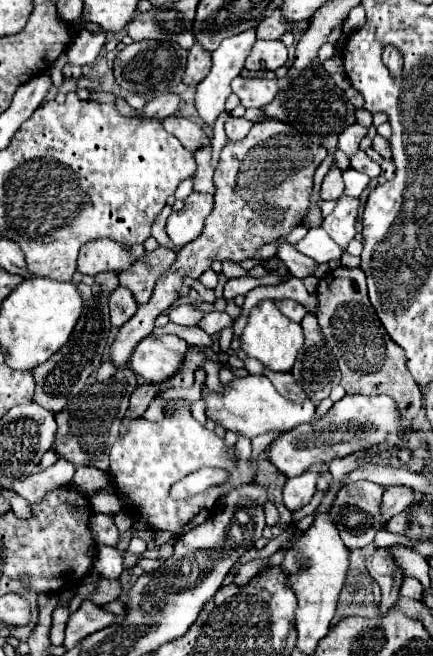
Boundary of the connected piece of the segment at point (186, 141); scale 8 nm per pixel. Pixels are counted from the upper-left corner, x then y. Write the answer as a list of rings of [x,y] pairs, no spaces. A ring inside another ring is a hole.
[[[166,117],[164,121],[162,121],[162,125],[164,125],[164,129],[168,131],[168,133],[172,133],[188,151],[194,151],[194,149],[200,149],[208,139],[206,139],[206,133],[204,133],[204,129],[198,125],[198,123],[194,123],[194,121],[190,121],[190,119],[184,119],[184,117]]]

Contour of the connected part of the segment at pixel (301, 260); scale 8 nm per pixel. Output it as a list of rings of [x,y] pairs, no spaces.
[[[280,243],[280,247],[278,247],[278,257],[280,257],[280,261],[288,267],[290,275],[296,277],[296,279],[306,279],[306,277],[314,275],[316,267],[318,267],[318,265],[314,263],[314,259],[304,257],[302,253],[298,253],[298,251],[294,249],[294,245],[288,245],[288,243]]]

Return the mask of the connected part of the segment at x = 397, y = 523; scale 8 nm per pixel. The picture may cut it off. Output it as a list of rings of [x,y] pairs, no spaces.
[[[402,511],[400,515],[394,515],[386,525],[388,525],[388,531],[390,533],[398,533],[398,535],[404,535],[406,529],[408,529],[408,517],[410,517],[410,511]]]

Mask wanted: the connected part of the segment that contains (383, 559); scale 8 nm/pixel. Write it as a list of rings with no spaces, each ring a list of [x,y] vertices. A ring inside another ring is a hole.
[[[376,549],[368,559],[366,559],[366,569],[370,577],[380,585],[382,589],[382,601],[378,605],[380,615],[386,615],[388,609],[398,601],[398,591],[402,583],[402,571],[394,565],[388,549]]]

